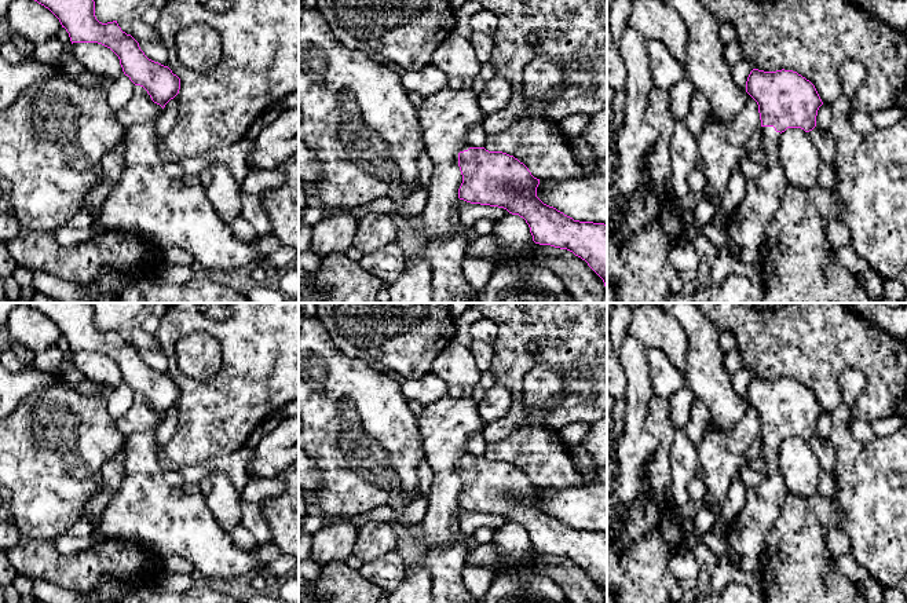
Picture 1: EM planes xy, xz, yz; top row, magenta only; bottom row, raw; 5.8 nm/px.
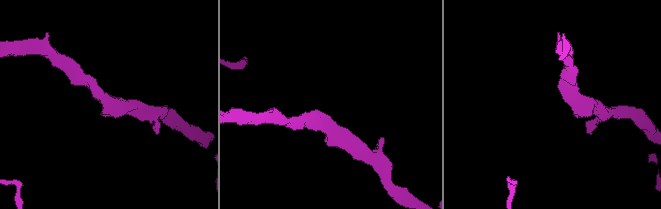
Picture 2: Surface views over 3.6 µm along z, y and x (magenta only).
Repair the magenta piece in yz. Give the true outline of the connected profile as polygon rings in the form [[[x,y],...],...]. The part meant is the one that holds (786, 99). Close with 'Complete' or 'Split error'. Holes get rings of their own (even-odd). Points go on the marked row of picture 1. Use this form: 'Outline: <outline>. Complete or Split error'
Outline: [[[753,69],[746,81],[746,92],[758,105],[765,171],[747,179],[746,195],[740,205],[718,222],[732,242],[742,248],[761,249],[787,187],[776,158],[780,135],[787,128],[812,131],[823,102],[809,80],[785,69]]]. Split error

